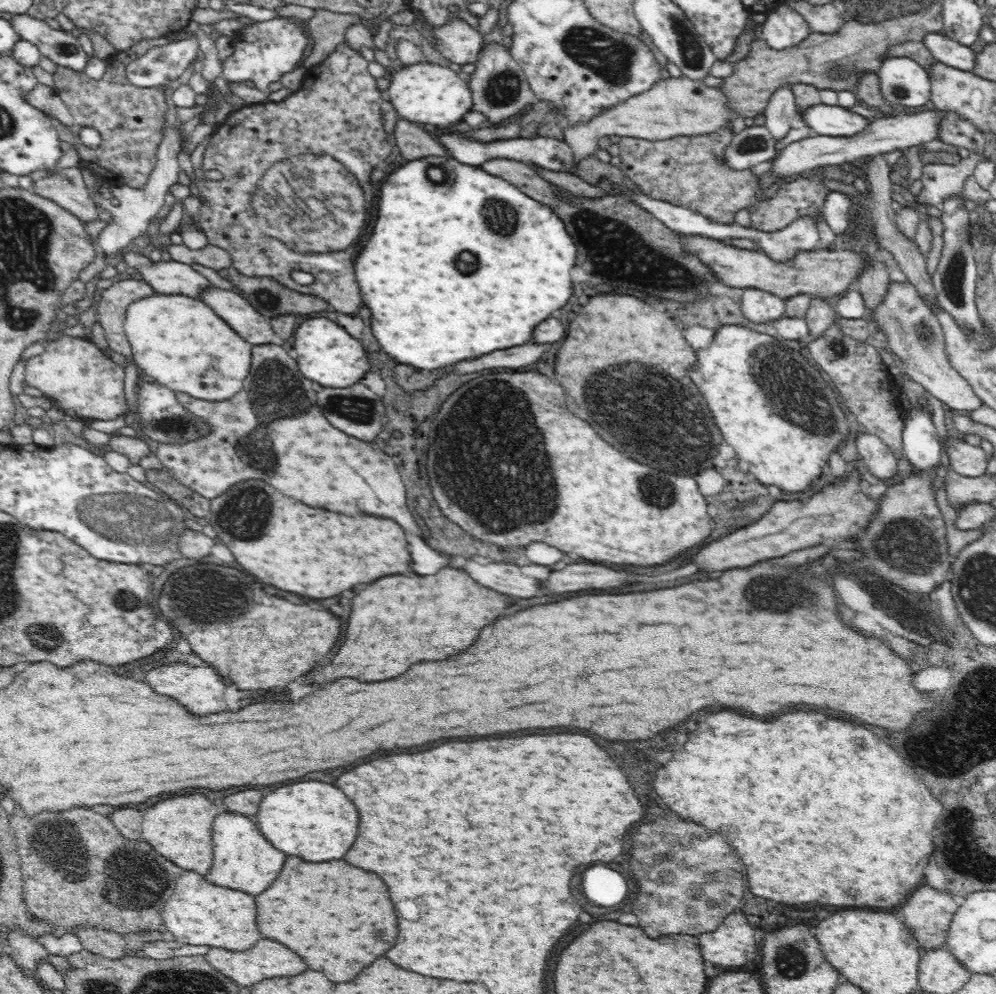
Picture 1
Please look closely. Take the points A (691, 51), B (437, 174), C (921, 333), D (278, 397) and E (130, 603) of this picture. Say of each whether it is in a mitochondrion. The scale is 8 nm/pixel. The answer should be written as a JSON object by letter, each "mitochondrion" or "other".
{"A":"mitochondrion","B":"mitochondrion","C":"mitochondrion","D":"mitochondrion","E":"mitochondrion"}

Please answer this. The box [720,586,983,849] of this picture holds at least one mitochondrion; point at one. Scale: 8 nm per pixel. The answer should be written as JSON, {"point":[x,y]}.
{"point":[969,693]}

